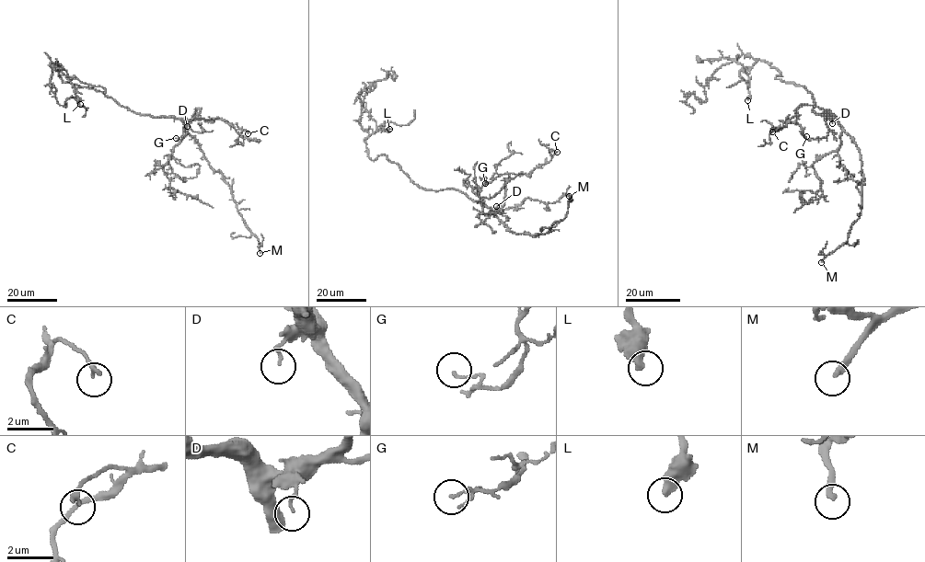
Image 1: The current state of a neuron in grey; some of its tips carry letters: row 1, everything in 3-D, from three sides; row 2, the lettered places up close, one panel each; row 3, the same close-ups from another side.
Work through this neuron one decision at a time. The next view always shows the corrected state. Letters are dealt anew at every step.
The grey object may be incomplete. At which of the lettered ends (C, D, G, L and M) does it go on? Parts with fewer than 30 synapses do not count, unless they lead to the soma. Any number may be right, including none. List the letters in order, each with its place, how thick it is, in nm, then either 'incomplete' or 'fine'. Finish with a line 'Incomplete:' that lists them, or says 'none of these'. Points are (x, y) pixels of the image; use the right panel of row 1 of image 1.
C: at (772, 131); 190 nm thick; fine
D: at (832, 123); 120 nm thick; fine
G: at (806, 136); 90 nm thick; fine
L: at (747, 100); 440 nm thick; incomplete
M: at (821, 262); 280 nm thick; incomplete
Incomplete: L, M

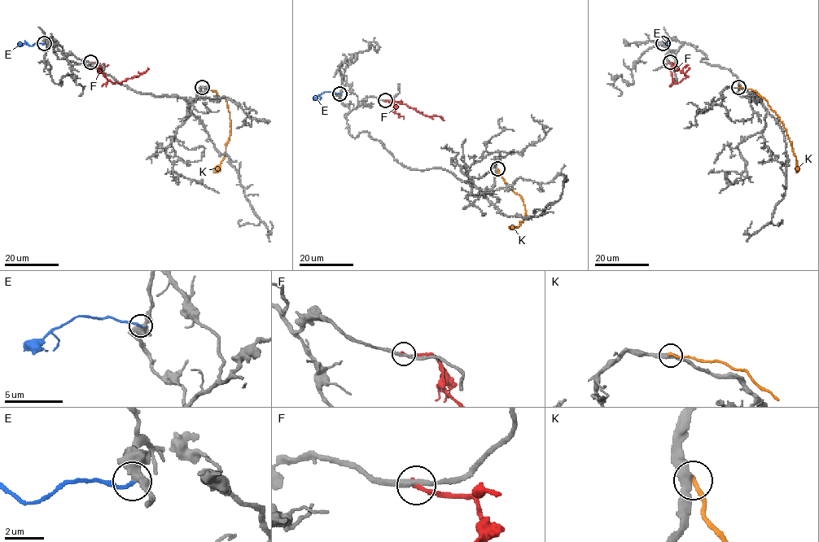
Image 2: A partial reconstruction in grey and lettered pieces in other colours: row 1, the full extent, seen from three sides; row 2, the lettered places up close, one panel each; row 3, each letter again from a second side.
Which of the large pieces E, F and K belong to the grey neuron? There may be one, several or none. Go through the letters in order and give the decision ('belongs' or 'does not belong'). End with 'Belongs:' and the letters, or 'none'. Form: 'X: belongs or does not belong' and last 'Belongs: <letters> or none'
E: does not belong
F: does not belong
K: does not belong
Belongs: none

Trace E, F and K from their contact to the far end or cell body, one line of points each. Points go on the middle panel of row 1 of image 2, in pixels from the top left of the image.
E: (339, 93), (324, 91), (313, 99)
F: (385, 100), (398, 102), (429, 116), (440, 116), (444, 120)
K: (497, 168), (499, 176), (522, 198), (525, 207), (526, 216), (519, 225), (510, 227)

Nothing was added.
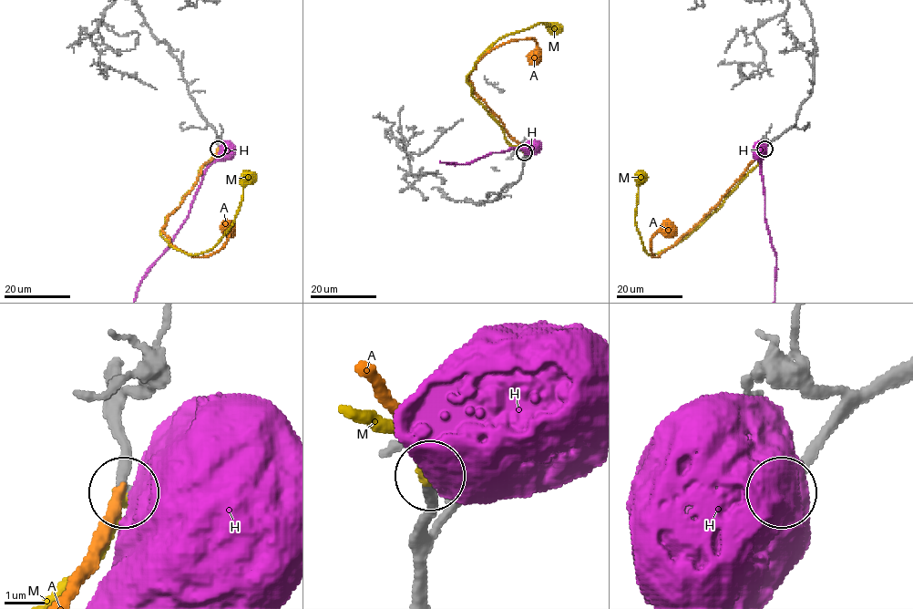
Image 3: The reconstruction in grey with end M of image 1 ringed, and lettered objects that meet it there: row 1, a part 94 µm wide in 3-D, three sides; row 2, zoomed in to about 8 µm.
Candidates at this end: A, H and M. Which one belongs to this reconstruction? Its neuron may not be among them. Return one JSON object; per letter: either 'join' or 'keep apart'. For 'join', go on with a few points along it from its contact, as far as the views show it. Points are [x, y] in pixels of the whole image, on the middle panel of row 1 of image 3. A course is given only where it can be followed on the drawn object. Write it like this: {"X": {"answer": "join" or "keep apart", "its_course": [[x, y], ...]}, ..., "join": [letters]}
{"A": {"answer": "keep apart"}, "H": {"answer": "keep apart"}, "M": {"answer": "join", "its_course": [[525, 152], [513, 147], [499, 124], [471, 94], [467, 76], [479, 57], [498, 39], [538, 23], [555, 28]]}, "join": ["M"]}

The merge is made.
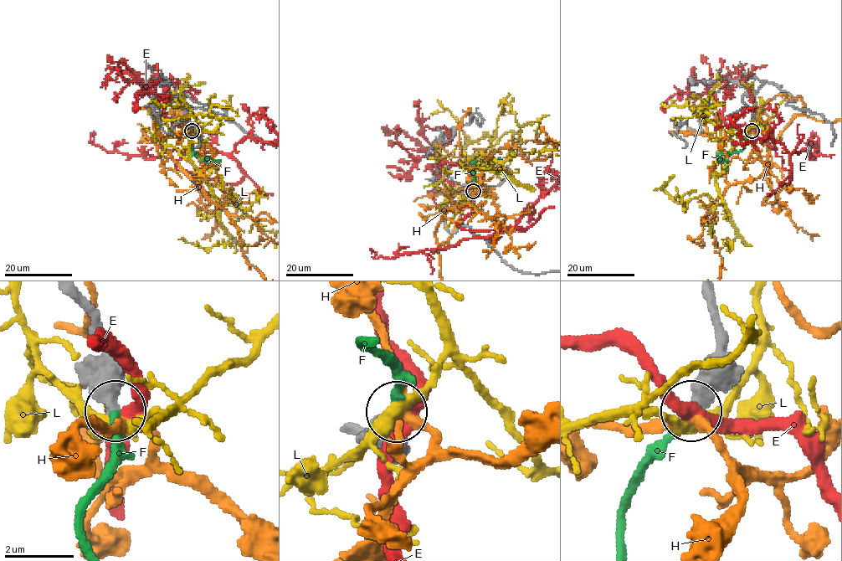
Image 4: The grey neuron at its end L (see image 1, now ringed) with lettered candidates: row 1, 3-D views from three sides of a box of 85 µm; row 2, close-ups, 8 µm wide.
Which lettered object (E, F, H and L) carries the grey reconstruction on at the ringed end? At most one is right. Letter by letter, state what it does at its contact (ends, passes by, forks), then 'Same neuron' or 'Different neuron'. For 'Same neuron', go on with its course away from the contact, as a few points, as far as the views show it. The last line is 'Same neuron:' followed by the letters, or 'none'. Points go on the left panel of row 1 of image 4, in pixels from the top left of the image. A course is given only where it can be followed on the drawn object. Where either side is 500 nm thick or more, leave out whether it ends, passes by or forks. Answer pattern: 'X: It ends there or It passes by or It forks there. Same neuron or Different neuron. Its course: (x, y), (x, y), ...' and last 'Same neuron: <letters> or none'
E: It passes by. Different neuron
F: Same neuron
H: It passes by. Different neuron
L: Different neuron
Same neuron: F

